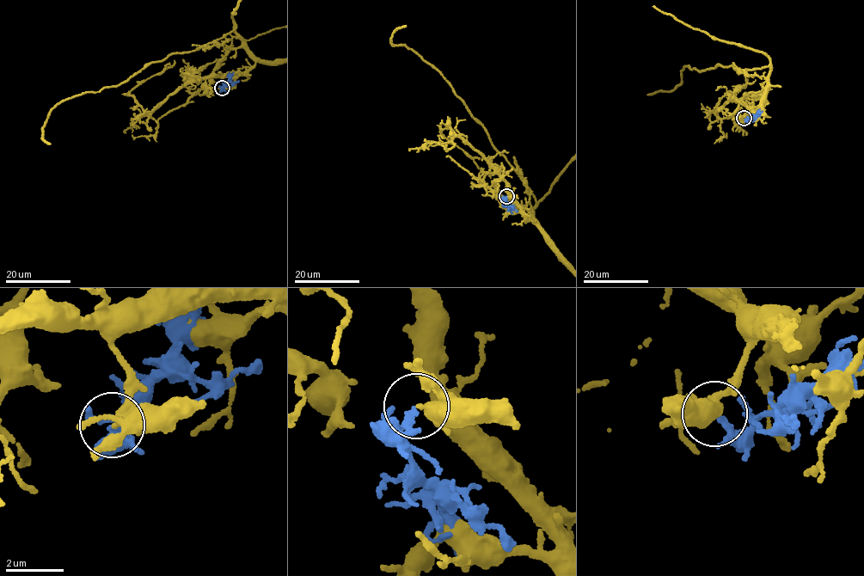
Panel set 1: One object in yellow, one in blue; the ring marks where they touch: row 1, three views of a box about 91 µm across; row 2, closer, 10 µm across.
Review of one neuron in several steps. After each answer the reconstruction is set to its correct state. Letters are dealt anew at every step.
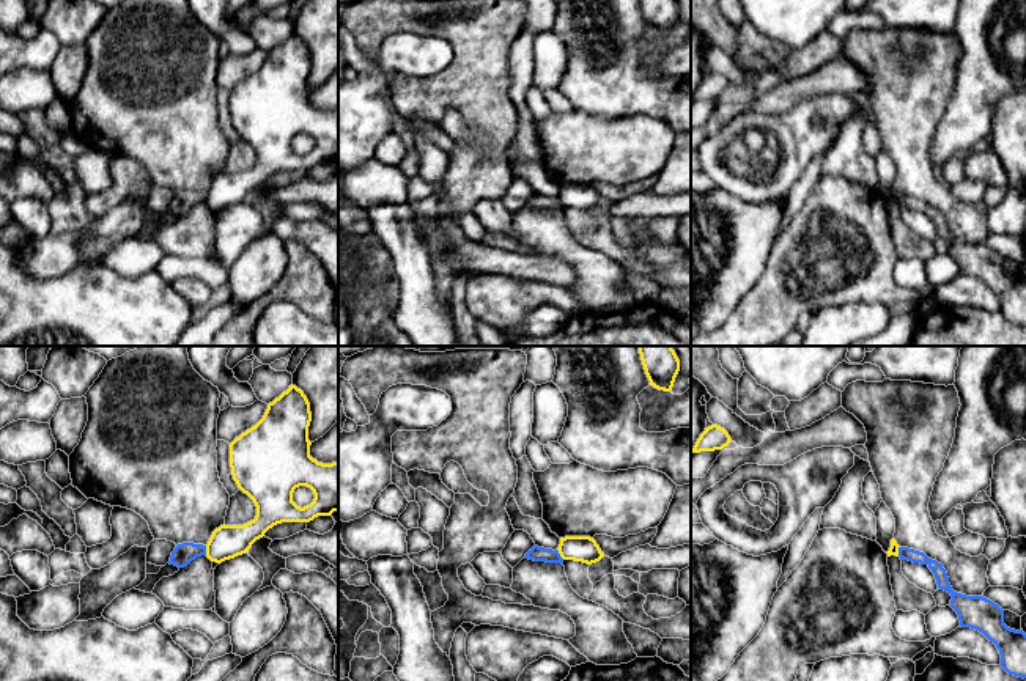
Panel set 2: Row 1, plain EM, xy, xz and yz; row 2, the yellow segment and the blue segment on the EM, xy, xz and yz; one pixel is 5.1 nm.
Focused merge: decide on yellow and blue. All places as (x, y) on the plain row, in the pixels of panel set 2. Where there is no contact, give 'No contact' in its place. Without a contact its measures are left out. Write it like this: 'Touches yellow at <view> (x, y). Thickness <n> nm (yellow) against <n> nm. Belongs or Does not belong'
Touches yellow at xz (559, 200). Thickness 130 nm (yellow) against 80 nm. Does not belong

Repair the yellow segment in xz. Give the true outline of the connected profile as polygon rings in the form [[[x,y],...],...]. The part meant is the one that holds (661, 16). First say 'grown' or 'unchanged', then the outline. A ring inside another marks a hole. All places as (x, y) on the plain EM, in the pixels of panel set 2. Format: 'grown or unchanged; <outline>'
unchanged; [[[639,0],[645,22],[658,38],[670,39],[680,19],[675,0]]]

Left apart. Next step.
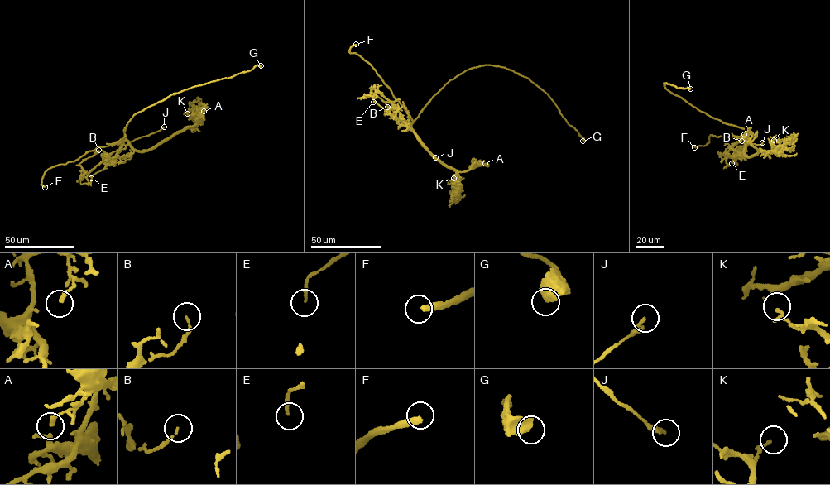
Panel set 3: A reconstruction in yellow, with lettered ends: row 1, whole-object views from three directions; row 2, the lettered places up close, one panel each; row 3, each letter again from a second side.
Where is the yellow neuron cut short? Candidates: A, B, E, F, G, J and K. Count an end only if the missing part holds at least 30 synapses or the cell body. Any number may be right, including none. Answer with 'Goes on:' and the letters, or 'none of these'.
Goes on: F

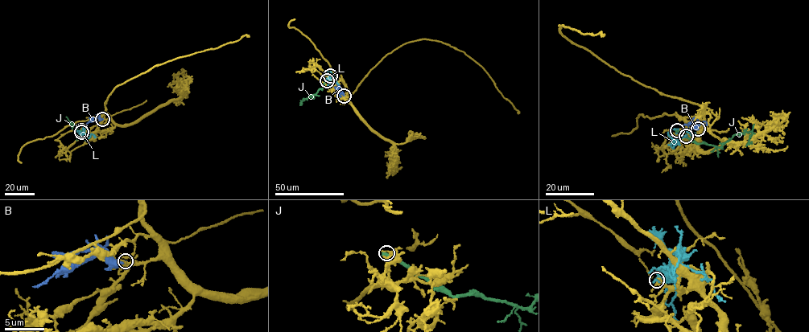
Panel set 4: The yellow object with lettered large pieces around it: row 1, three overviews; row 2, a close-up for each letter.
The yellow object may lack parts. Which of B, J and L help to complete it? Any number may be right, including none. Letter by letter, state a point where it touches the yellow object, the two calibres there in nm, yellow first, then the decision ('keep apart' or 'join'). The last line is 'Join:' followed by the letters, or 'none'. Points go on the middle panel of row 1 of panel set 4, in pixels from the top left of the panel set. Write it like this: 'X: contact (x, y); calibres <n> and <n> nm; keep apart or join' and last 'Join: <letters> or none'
B: contact (344, 96); calibres 160 and 260 nm; join
J: contact (330, 75); calibres 220 and 460 nm; keep apart
L: contact (327, 80); calibres 200 and 440 nm; keep apart
Join: B

